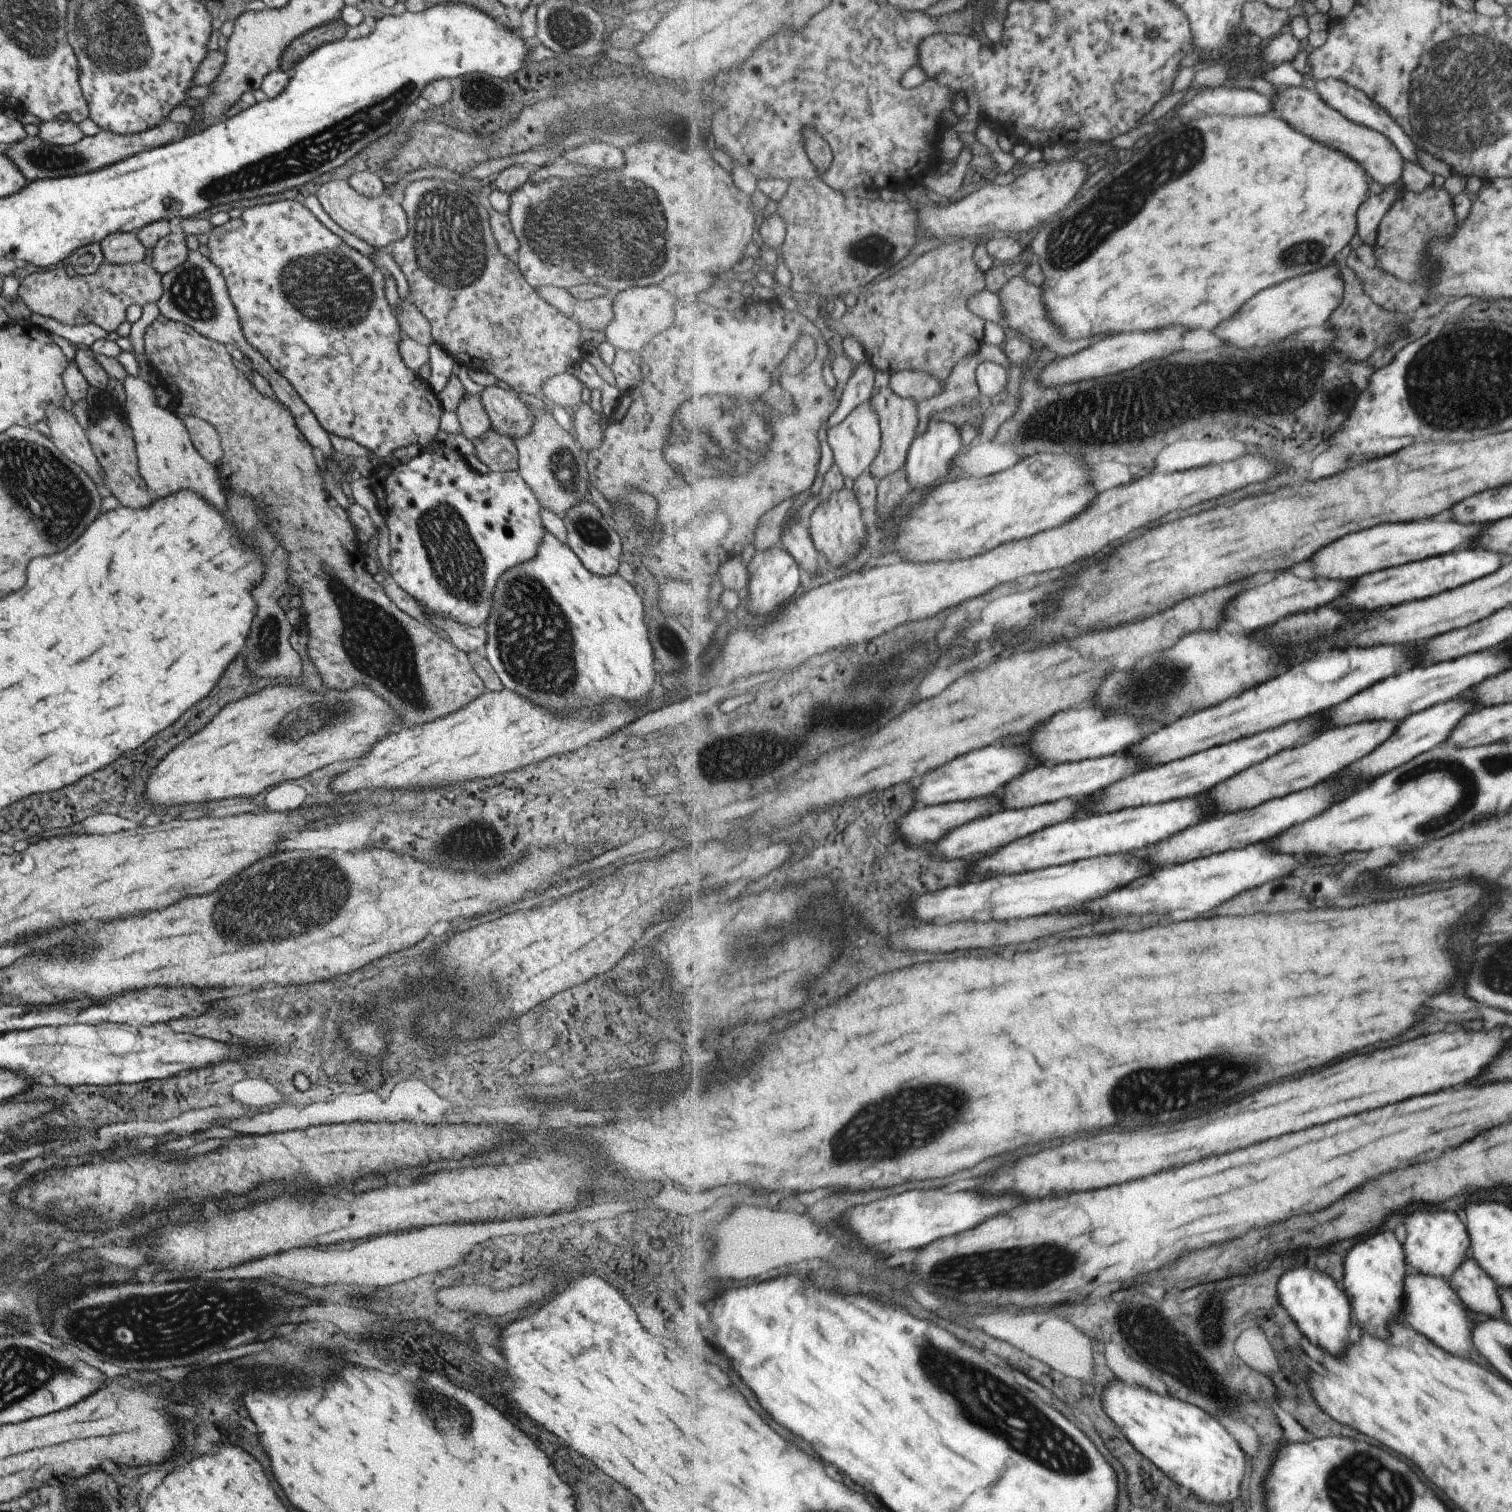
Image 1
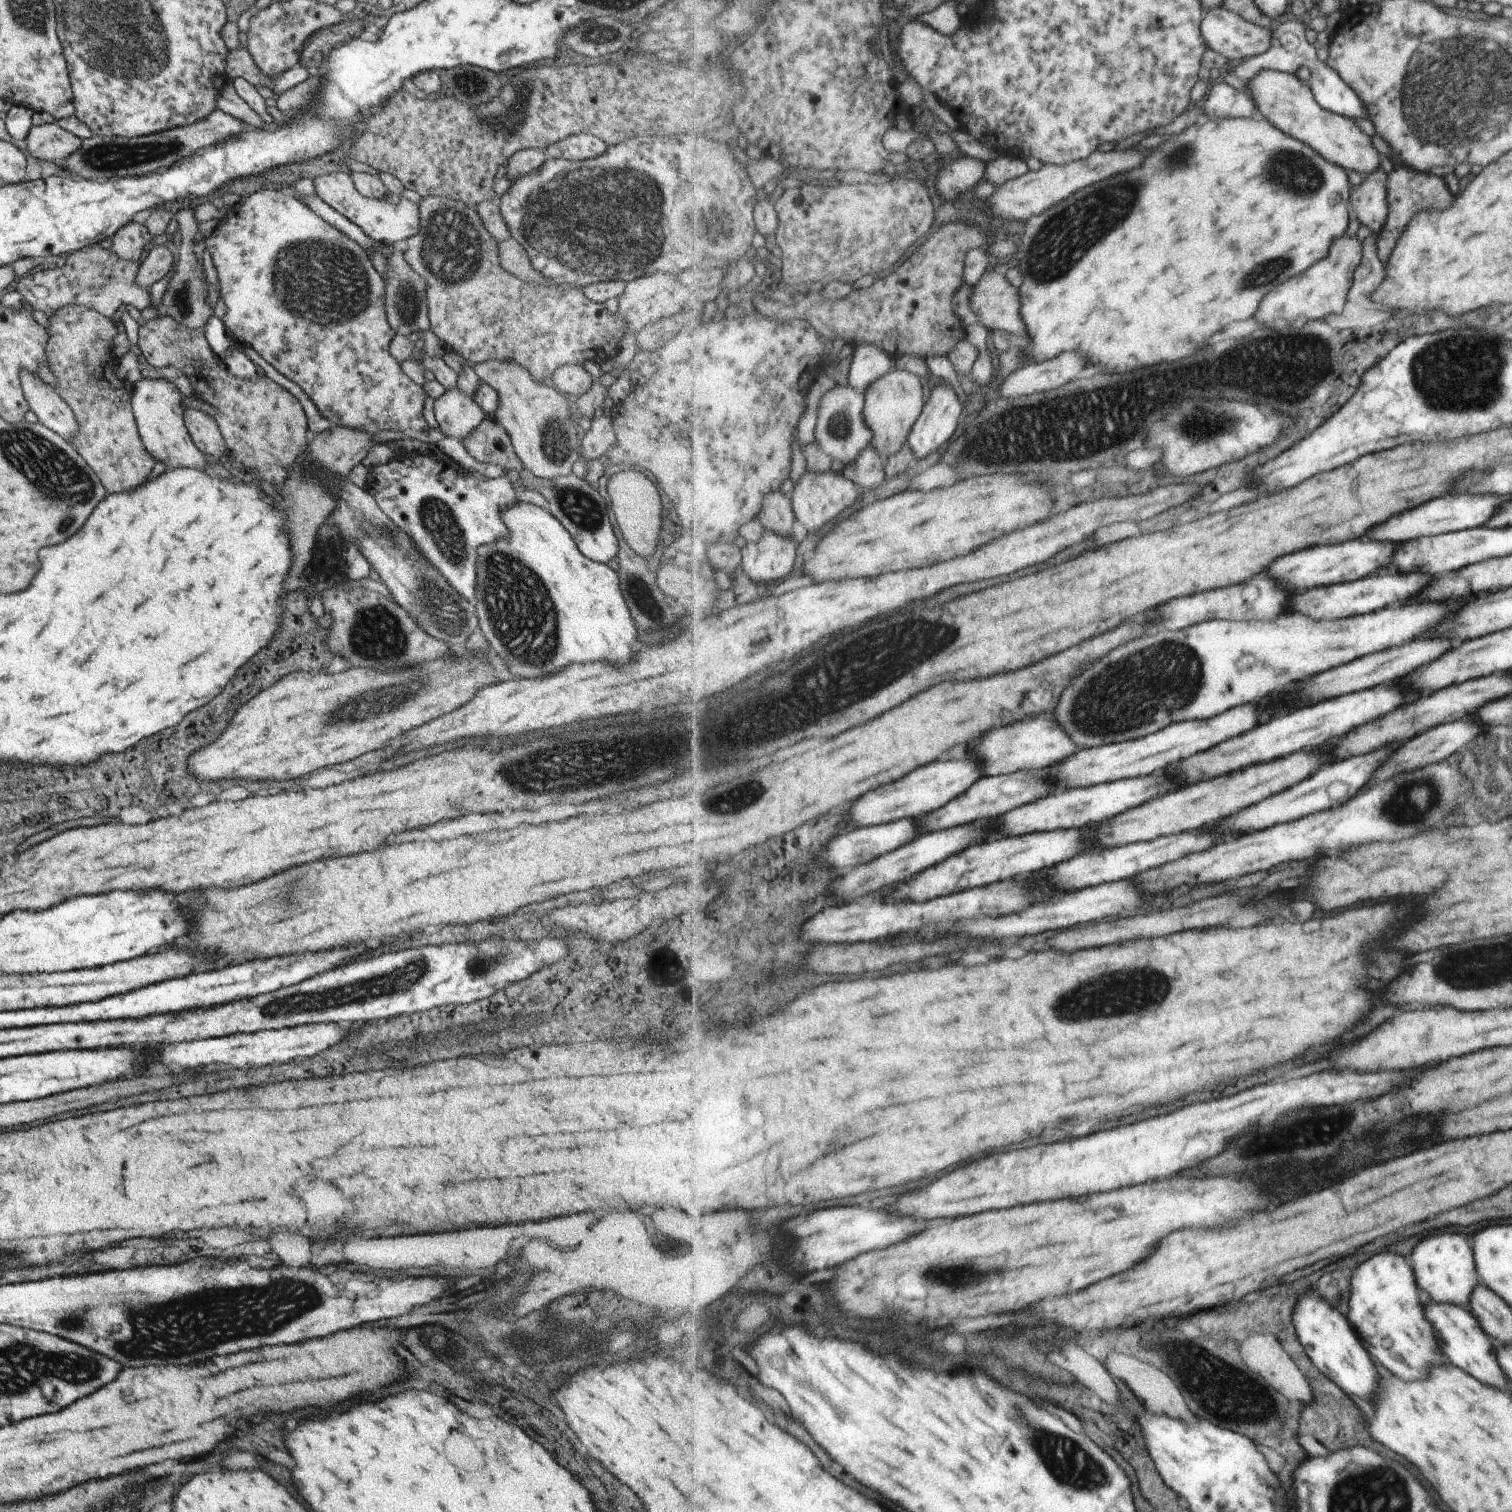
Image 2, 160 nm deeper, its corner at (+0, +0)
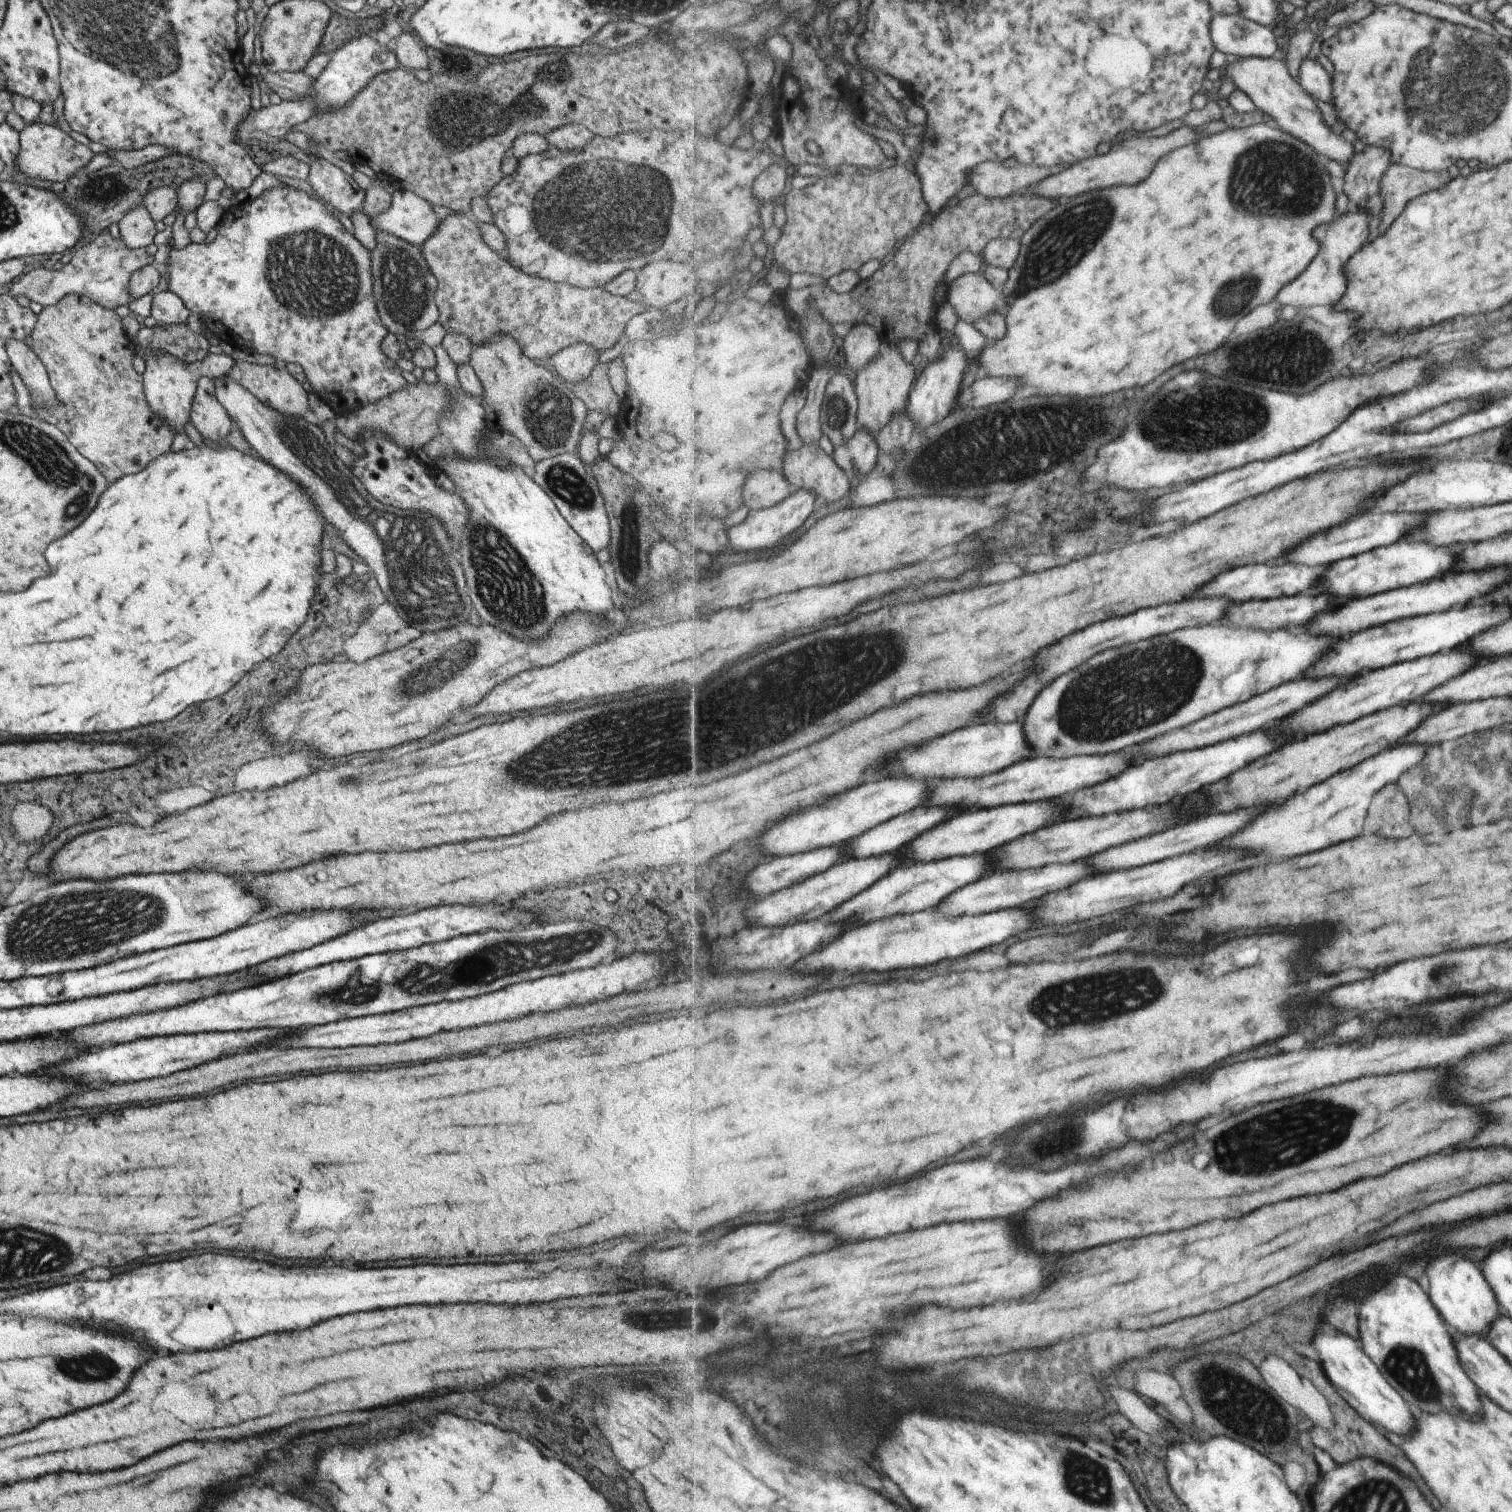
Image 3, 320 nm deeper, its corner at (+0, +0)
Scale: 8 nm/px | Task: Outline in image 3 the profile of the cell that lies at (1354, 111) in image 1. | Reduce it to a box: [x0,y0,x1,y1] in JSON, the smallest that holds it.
[1299,58,1334,103]

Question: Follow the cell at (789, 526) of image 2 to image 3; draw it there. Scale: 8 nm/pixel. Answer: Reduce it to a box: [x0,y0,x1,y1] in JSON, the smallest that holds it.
[744,469,793,509]

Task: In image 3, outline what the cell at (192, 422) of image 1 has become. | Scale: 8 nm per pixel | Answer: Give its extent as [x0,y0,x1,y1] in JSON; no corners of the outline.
[189,376,231,444]

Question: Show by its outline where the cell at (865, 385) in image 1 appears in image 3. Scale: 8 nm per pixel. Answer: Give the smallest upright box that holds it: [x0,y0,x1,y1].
[843,323,883,374]

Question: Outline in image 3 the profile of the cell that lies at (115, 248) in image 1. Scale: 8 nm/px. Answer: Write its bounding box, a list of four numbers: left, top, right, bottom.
[117,204,156,248]

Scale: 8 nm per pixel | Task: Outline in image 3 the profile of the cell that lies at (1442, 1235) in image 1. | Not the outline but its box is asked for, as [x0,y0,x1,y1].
[1425,1251,1501,1338]

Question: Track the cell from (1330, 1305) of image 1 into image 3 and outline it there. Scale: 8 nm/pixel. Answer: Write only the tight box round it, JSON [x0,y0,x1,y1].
[1313,1327,1415,1439]

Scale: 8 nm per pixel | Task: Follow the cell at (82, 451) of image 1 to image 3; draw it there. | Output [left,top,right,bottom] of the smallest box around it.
[5,340,59,408]

